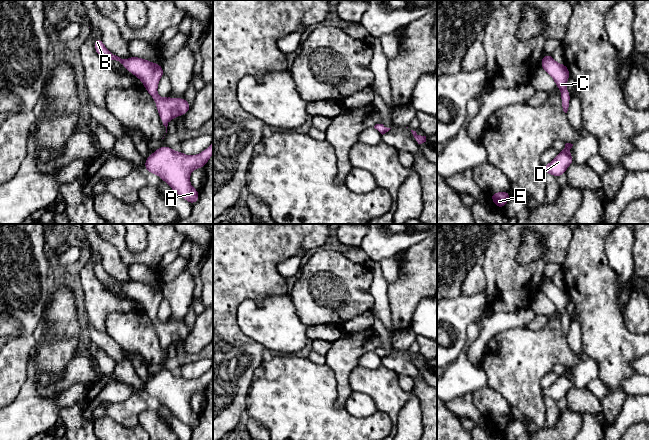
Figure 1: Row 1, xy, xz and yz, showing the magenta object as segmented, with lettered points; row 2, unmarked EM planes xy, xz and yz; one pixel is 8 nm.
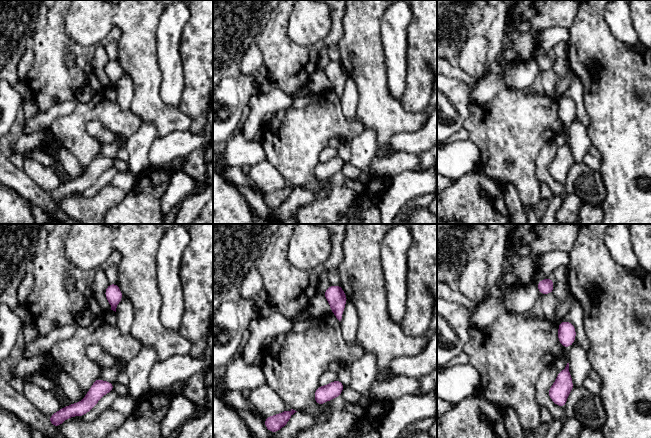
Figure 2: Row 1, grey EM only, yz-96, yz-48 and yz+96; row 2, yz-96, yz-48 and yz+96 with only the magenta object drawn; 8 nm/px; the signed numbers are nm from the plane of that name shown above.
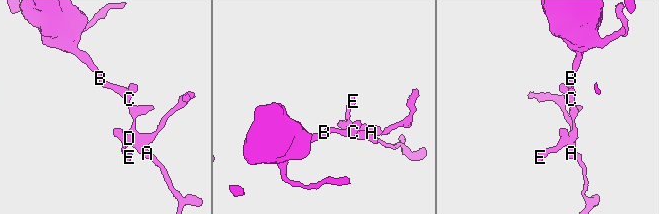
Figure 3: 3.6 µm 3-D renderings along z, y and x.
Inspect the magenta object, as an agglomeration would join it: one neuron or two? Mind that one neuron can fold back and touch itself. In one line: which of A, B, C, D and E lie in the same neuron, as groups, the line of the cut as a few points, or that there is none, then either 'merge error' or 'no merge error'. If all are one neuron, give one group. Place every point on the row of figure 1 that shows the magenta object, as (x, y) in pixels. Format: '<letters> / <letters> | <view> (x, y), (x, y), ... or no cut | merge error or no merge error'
A B C D E | no cut | no merge error

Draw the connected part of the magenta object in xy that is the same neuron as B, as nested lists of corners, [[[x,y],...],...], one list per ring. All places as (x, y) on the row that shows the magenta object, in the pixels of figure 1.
[[[102,38],[94,39],[93,42],[95,51],[101,58],[119,61],[125,69],[142,81],[143,86],[156,103],[160,119],[166,127],[166,133],[170,120],[183,116],[190,110],[191,105],[185,98],[162,98],[157,94],[159,81],[165,74],[160,64],[135,56],[131,56],[128,60],[121,59],[104,46]]]

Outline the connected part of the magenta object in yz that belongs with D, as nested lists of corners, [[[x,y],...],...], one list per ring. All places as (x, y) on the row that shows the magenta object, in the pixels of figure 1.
[[[566,143],[565,148],[549,164],[542,166],[543,173],[550,173],[554,177],[565,174],[569,165],[574,163],[573,156],[569,154],[572,146],[573,144]]]

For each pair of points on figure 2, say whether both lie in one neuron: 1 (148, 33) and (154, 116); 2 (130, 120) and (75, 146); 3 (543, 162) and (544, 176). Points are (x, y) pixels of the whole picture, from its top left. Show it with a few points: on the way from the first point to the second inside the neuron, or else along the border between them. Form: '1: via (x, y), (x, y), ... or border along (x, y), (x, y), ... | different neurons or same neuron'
1: via (147, 54), (147, 95) | same neuron
2: via (112, 118), (87, 118), (77, 128) | same neuron
3: via (543, 165), (543, 173) | same neuron

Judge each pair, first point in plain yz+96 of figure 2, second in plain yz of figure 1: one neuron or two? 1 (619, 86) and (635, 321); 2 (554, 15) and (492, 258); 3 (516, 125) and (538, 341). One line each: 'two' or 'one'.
1: two
2: one
3: one

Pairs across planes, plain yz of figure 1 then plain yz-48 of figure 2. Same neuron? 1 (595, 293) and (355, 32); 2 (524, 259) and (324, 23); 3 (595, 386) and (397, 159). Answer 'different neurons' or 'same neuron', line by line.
1: same neuron
2: same neuron
3: same neuron

